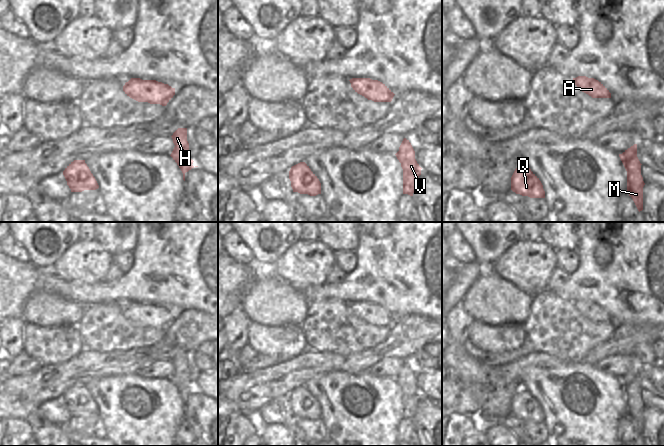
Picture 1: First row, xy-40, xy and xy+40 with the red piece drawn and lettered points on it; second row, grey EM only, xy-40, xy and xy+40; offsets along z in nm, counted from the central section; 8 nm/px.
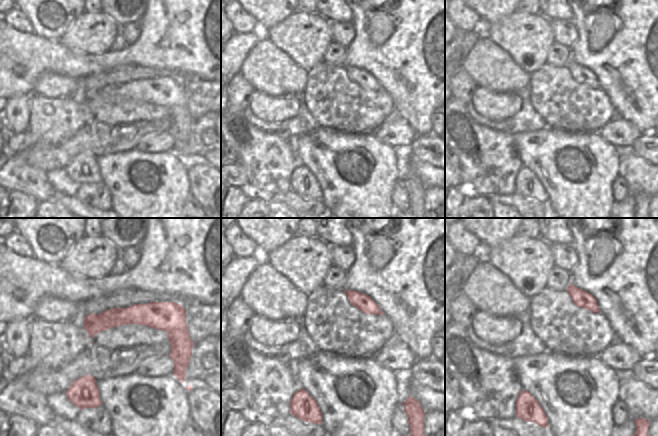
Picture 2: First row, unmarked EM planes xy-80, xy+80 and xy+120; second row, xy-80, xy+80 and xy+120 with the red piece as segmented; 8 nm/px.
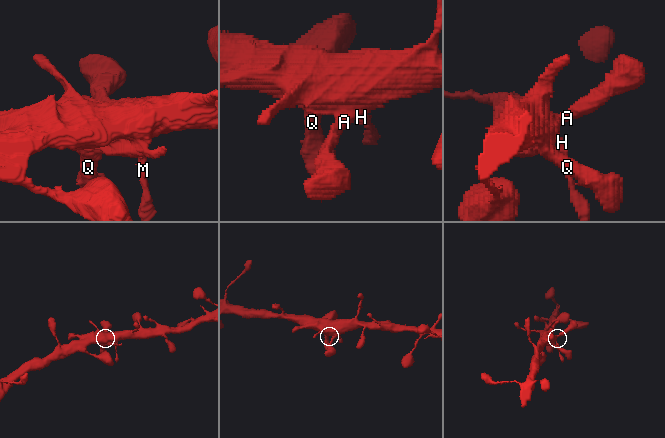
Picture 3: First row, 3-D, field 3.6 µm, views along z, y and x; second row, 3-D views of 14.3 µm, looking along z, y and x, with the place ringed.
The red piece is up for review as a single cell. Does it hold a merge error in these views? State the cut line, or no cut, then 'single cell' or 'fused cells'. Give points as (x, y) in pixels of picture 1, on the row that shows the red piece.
cut none; single cell

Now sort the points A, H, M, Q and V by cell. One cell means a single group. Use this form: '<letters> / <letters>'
A H M Q V

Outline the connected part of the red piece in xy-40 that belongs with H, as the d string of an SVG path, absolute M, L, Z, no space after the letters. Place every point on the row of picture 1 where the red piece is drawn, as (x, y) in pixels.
M178 128L171 136L175 145L171 157L177 163L183 173L185 181L185 173L194 168L193 160L189 155L189 143L187 141L187 128Z

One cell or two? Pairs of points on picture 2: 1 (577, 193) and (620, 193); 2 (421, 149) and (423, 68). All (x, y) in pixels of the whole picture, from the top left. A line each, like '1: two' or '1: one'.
1: two
2: two

